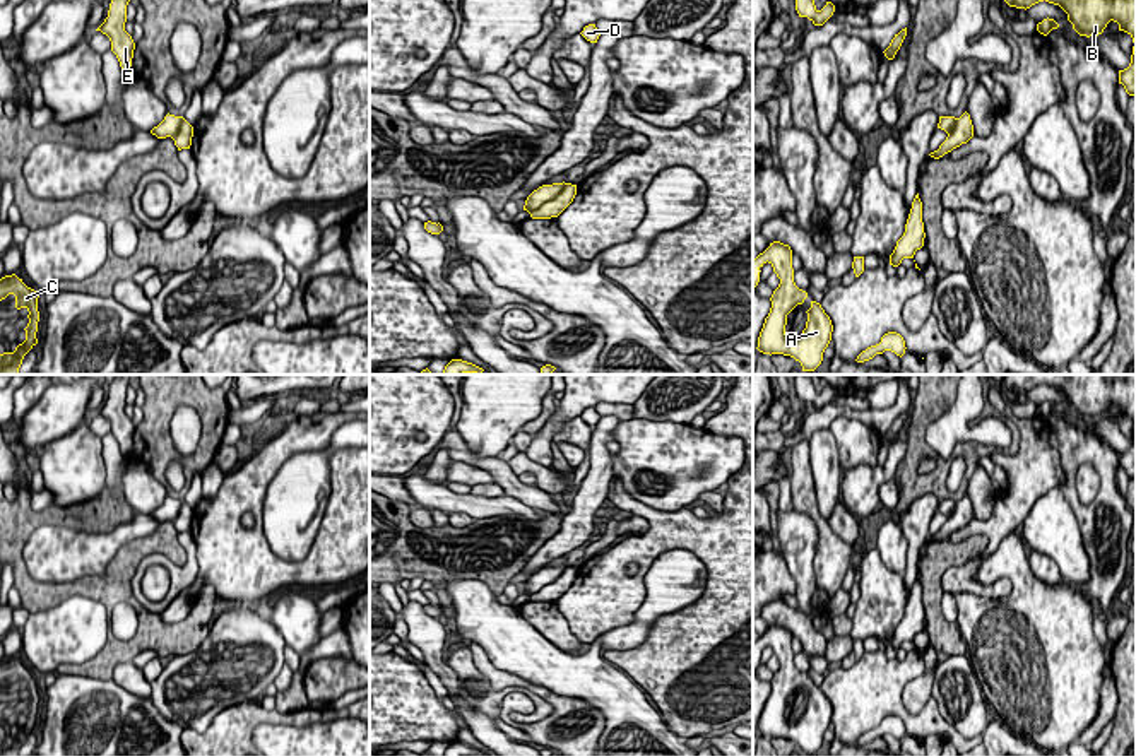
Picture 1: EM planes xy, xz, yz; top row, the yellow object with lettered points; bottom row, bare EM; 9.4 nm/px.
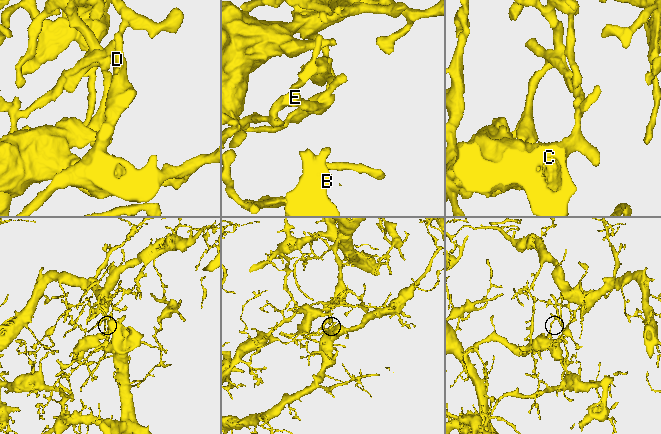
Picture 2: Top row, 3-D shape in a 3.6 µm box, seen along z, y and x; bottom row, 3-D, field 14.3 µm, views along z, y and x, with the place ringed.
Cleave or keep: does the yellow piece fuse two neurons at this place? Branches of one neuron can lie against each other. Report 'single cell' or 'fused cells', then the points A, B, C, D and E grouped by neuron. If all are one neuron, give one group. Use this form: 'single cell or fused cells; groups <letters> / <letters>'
fused cells; groups A C D / B E

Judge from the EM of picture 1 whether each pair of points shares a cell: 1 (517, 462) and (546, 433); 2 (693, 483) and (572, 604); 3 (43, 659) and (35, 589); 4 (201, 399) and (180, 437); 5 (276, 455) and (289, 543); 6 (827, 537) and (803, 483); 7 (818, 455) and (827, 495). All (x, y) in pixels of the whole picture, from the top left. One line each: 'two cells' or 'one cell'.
1: two cells
2: two cells
3: two cells
4: two cells
5: two cells
6: one cell
7: one cell

